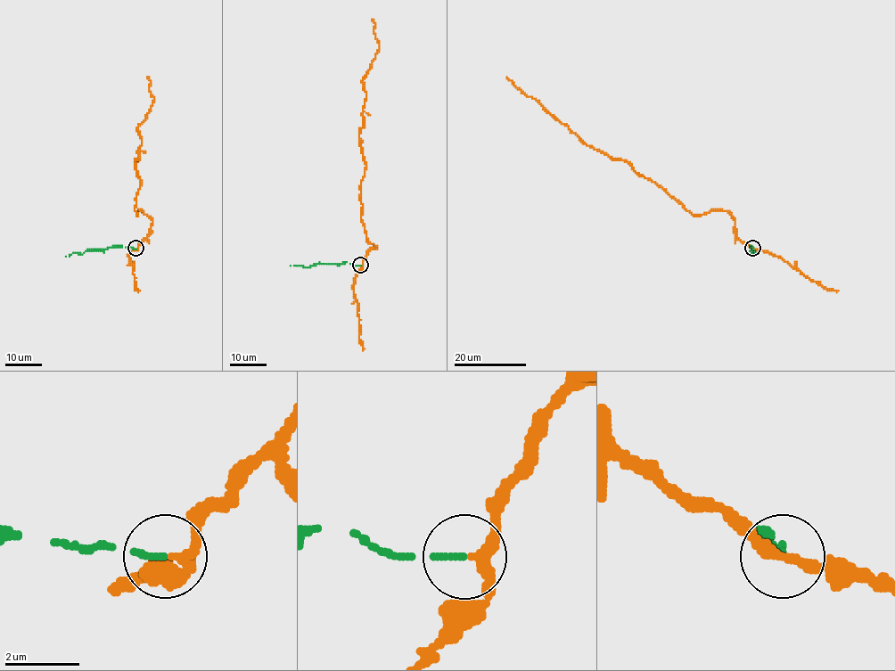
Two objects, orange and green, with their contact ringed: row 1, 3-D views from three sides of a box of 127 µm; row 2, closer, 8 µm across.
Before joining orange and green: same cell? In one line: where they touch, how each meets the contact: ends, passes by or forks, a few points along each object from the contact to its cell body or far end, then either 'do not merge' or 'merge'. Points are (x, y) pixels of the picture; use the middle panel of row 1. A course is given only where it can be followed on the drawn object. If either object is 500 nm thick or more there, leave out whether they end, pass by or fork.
(360, 265) | orange passes by | green ends | orange via (360, 265), (377, 247), (367, 241), (359, 198), (365, 167), (359, 137), (362, 80), (379, 48), (372, 19) | green via (360, 265), (346, 262), (313, 264), (307, 267), (291, 265) | do not merge

